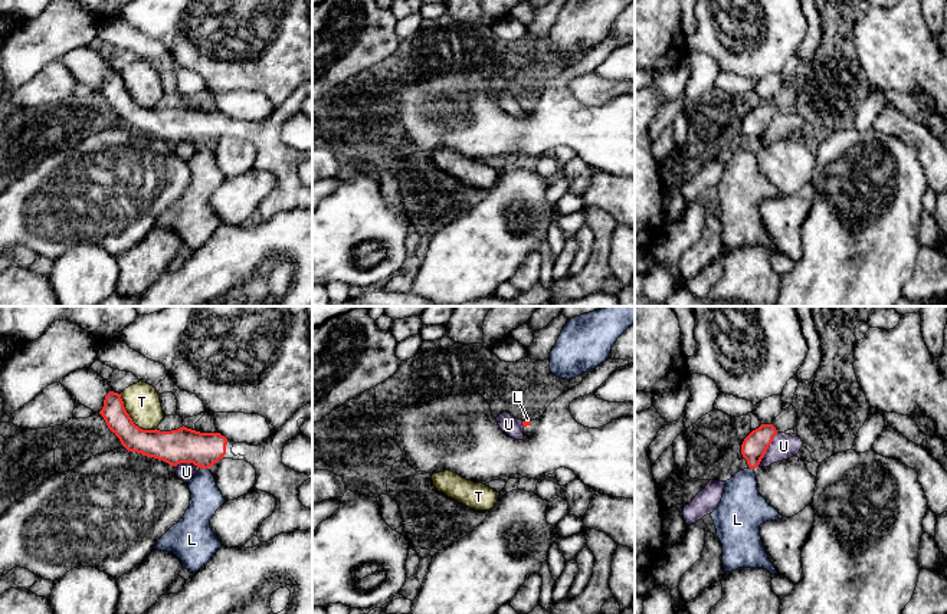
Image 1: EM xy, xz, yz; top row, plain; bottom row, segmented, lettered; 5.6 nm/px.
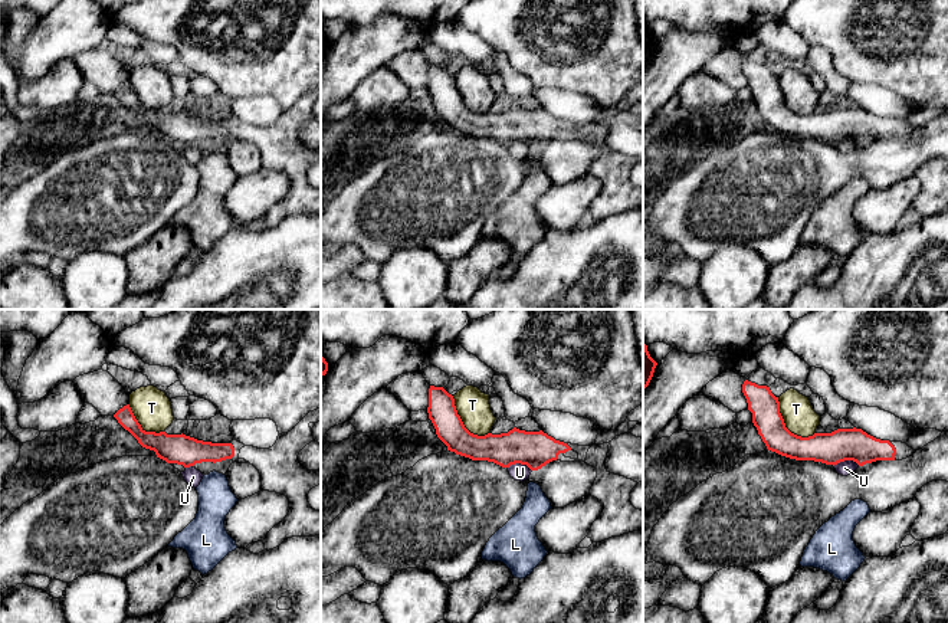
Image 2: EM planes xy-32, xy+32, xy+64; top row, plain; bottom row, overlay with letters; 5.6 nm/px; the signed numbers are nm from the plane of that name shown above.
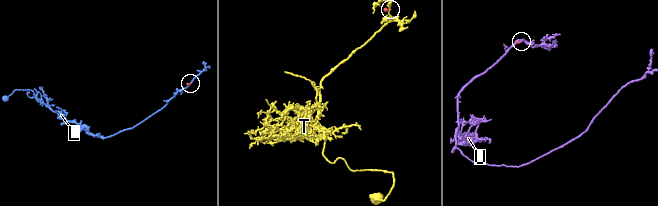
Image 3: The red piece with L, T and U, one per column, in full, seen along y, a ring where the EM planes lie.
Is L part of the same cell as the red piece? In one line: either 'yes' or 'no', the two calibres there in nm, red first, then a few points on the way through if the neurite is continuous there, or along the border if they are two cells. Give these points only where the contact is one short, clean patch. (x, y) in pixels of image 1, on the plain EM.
no; calibres 190 and 170 nm; border xy (200, 145), (207, 147)

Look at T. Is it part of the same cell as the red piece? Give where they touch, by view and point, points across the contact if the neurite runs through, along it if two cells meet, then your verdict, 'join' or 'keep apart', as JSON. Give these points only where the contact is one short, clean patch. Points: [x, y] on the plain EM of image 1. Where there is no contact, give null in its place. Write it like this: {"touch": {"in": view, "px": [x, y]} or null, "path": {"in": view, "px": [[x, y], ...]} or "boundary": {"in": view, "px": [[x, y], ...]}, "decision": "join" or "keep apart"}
{"touch": {"in": "xy", "px": [131, 98]}, "boundary": {"in": "xy", "px": [[120, 72], [125, 89], [136, 102], [143, 107], [156, 107]]}, "decision": "keep apart"}

